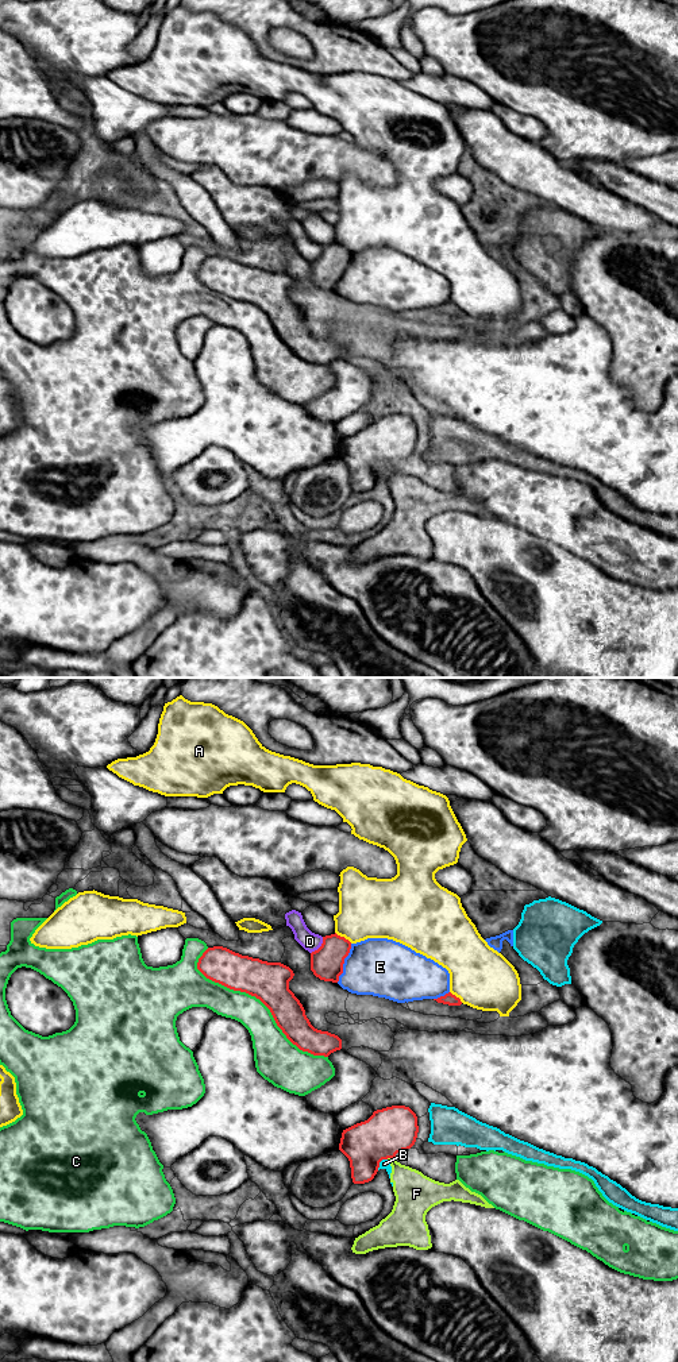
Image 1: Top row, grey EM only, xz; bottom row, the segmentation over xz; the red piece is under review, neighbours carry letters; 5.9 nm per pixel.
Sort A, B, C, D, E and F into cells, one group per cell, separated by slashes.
A / B F / C / D / E

